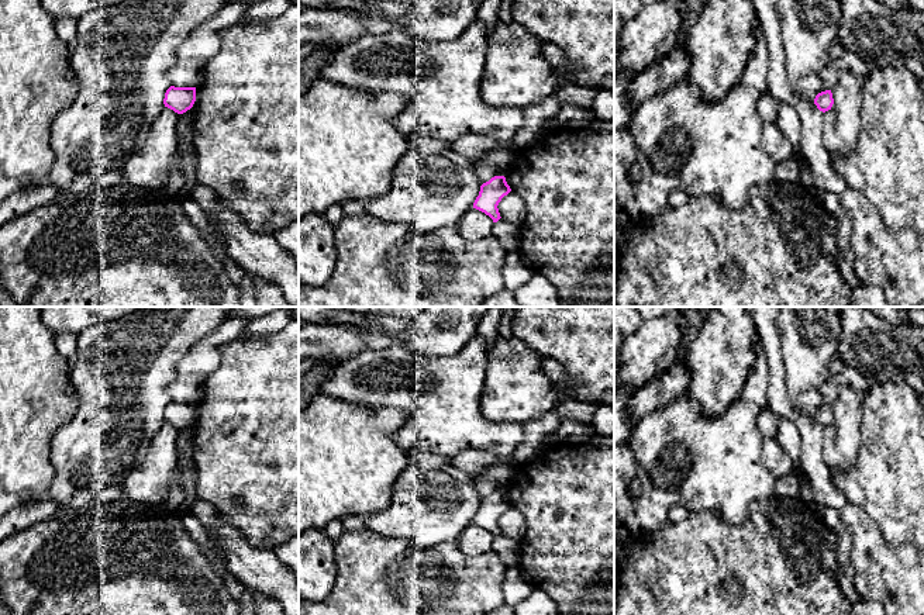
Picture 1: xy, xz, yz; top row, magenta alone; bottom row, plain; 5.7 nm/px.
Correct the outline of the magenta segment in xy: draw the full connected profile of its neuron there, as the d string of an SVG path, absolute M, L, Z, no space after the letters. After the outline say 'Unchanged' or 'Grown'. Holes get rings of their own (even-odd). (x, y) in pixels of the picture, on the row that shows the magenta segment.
M170 86L163 99L165 107L177 114L183 114L193 107L196 101L196 87L175 87Z. Unchanged

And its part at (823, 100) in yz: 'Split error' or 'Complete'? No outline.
Complete

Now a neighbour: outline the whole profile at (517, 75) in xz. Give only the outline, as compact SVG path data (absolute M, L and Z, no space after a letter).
M499 23L487 34L486 65L479 86L485 104L524 110L563 84L542 53L542 41L520 24Z

